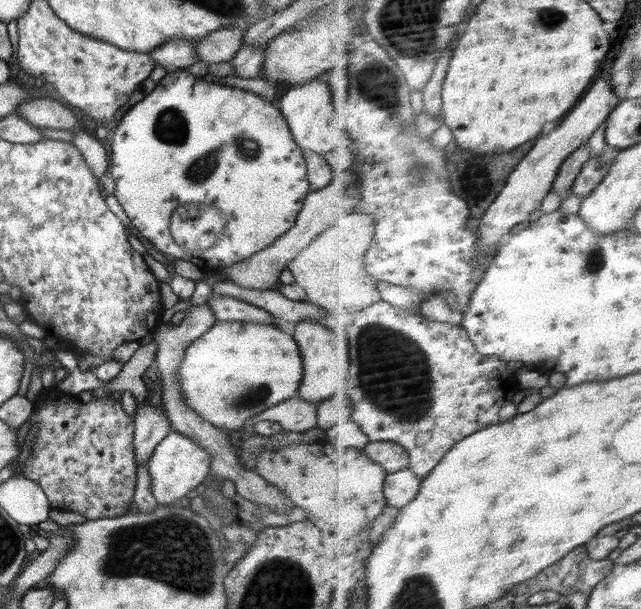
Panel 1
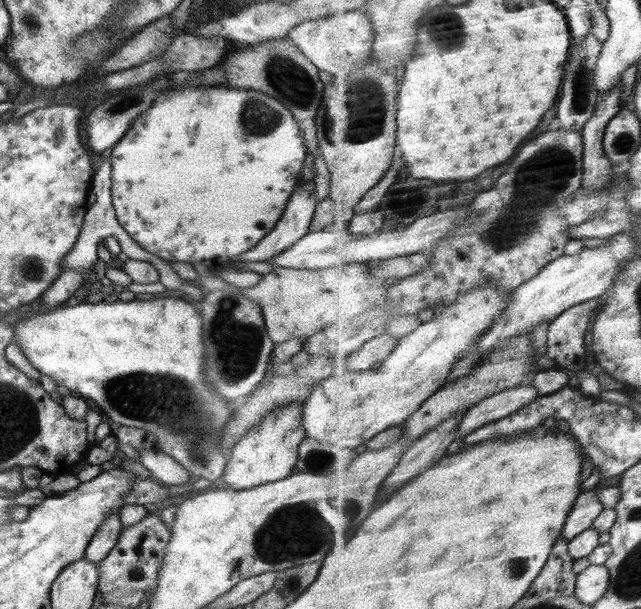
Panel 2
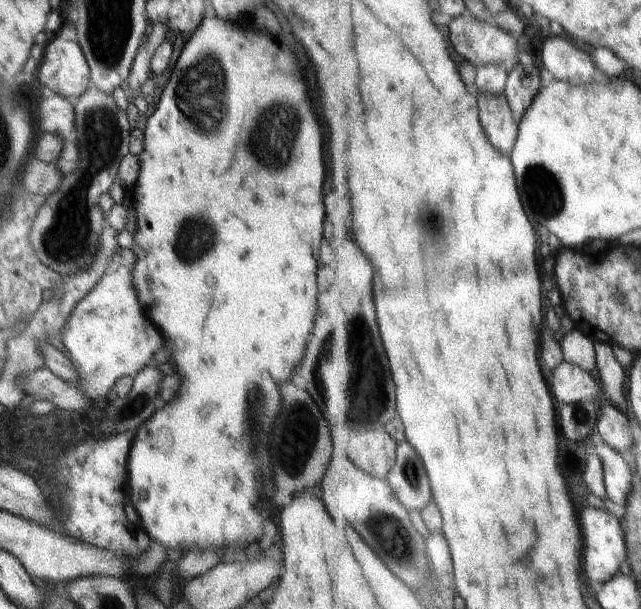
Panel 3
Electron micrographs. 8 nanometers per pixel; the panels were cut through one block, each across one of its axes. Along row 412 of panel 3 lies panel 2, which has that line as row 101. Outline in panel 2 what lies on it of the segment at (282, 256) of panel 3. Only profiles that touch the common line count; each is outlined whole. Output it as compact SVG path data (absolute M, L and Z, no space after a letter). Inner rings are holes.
M176 86L168 94L168 100L162 104L156 104L140 114L134 124L128 128L127 134L120 139L111 149L109 161L111 164L111 199L115 208L117 221L122 228L135 240L144 250L148 252L158 252L156 256L167 261L174 262L220 262L220 266L228 263L236 263L239 256L254 248L280 220L285 211L289 196L298 184L298 178L308 176L308 162L310 154L305 145L301 128L298 126L292 113L275 98L263 92L252 89L237 89L230 86Z

